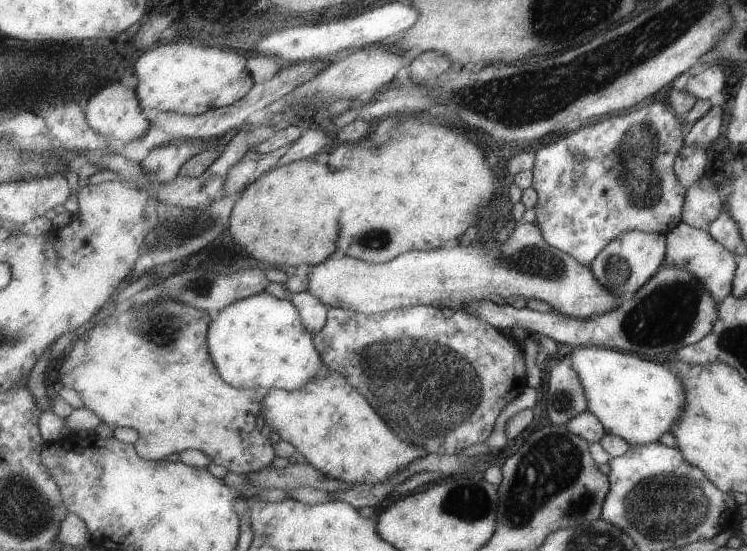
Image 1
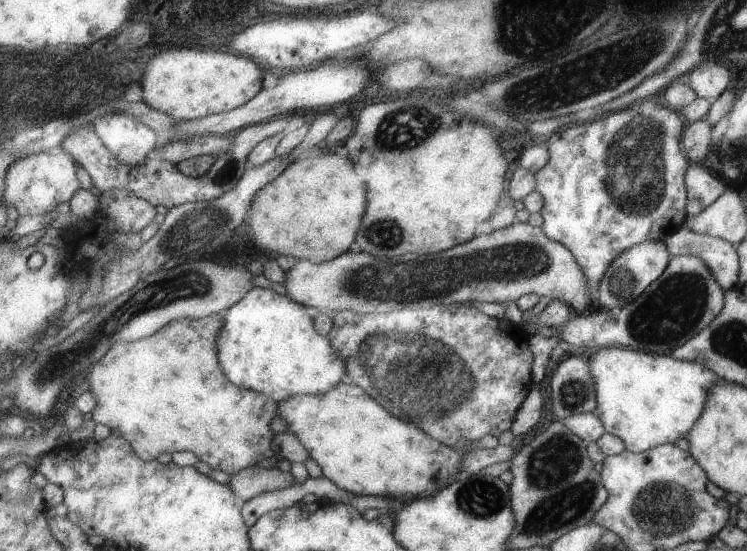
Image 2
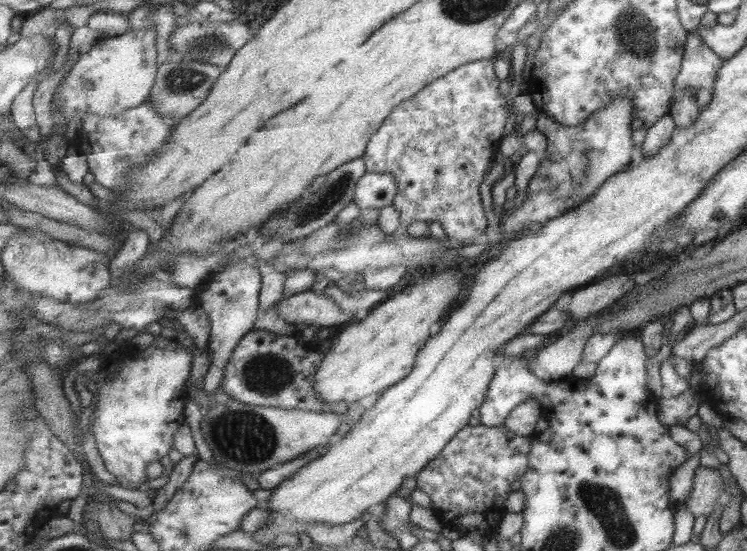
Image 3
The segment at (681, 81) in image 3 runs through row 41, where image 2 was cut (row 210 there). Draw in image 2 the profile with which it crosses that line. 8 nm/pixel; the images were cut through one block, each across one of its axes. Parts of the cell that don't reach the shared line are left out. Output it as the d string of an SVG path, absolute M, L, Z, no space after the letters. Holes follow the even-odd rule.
M688 163L684 184L686 186L685 206L686 216L695 216L703 212L728 186L726 182L721 182L713 178L703 166Z

